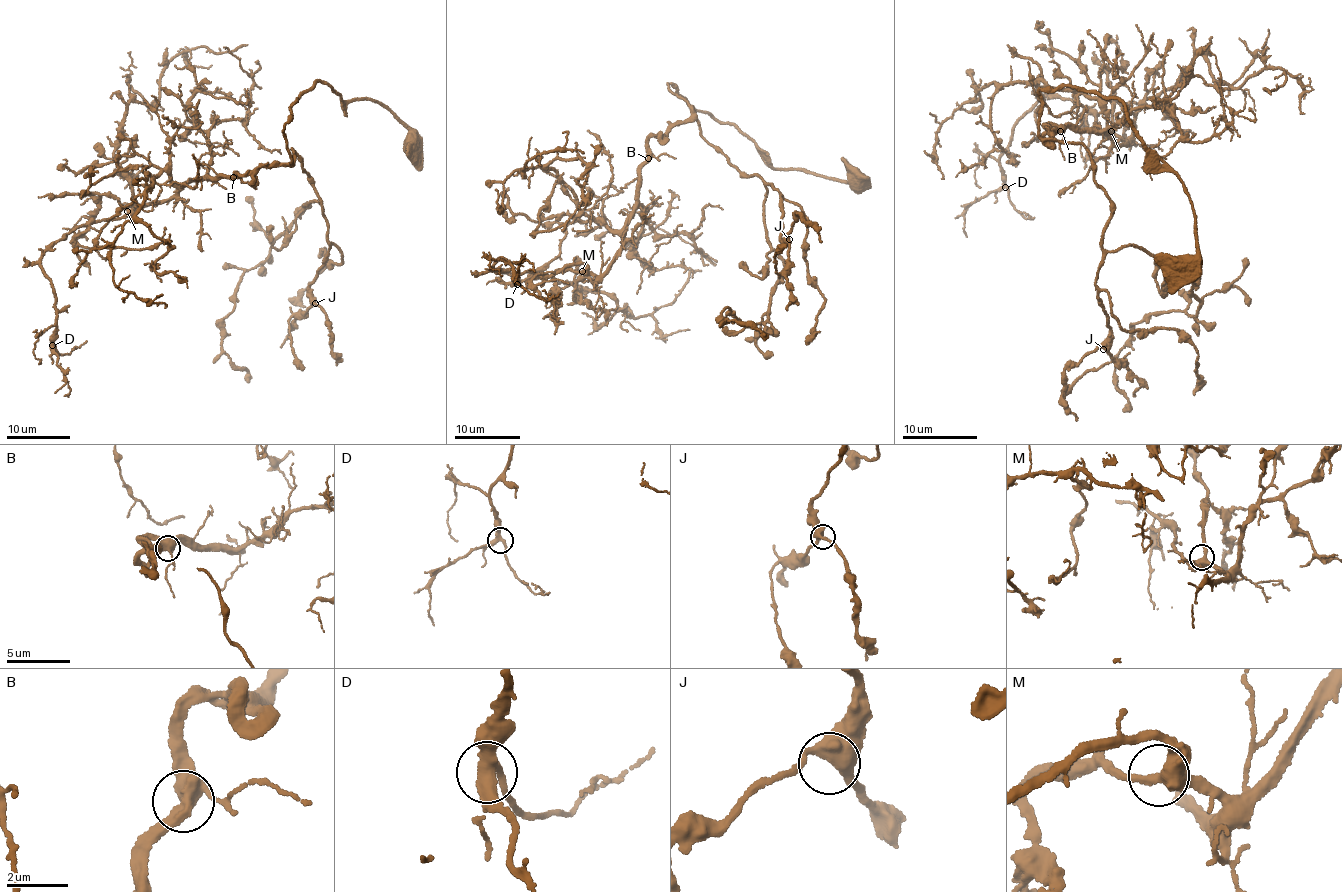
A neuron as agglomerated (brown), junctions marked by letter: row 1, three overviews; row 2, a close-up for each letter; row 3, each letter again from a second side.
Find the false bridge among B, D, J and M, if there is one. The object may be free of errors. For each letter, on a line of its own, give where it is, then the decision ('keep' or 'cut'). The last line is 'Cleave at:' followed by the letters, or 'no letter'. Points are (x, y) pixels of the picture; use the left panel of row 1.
B: place (233, 177); keep
D: place (52, 345); keep
J: place (315, 303); keep
M: place (127, 211); keep
Cleave at: no letter

